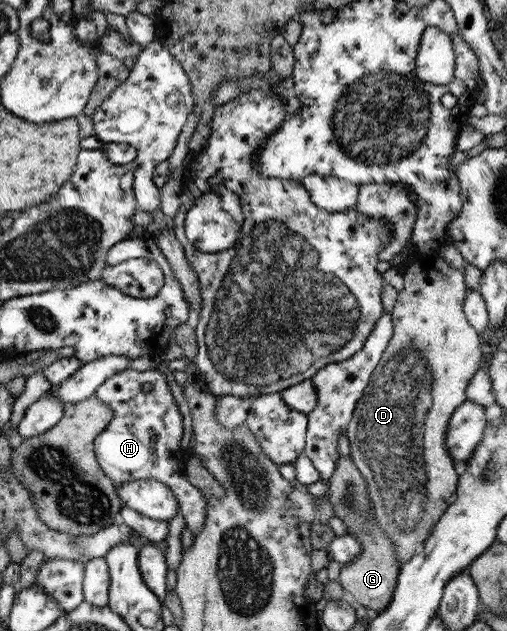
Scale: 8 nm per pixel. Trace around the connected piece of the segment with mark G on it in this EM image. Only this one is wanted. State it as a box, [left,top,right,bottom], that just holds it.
[329,456,401,614]

